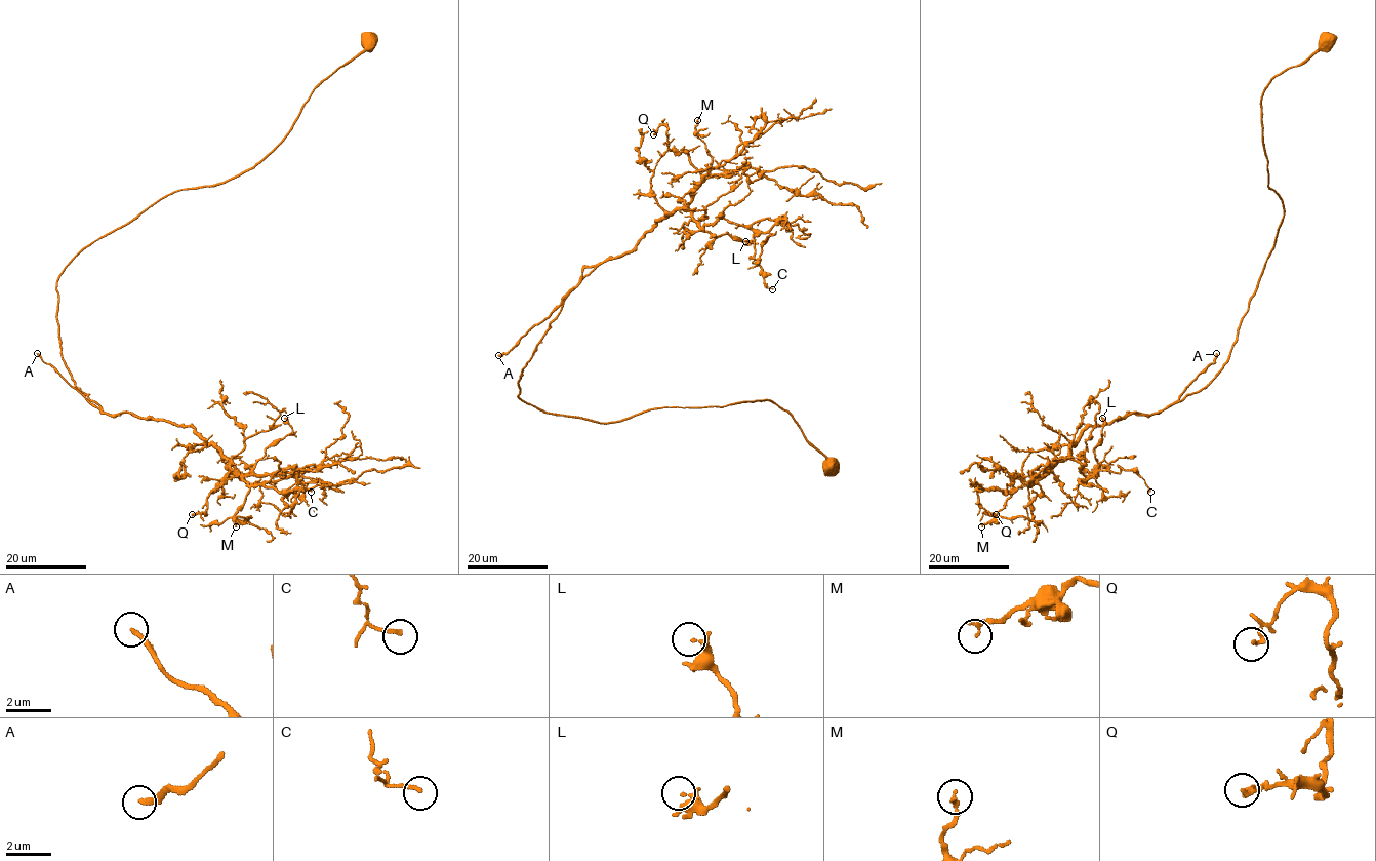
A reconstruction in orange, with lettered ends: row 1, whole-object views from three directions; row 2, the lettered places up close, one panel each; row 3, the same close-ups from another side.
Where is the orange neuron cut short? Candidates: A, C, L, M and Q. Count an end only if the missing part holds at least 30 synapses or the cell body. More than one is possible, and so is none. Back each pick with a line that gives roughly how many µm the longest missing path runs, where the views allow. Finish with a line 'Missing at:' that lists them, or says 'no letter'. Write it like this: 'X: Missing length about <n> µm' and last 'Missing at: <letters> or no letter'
A: Missing length about 110 µm
Missing at: A

